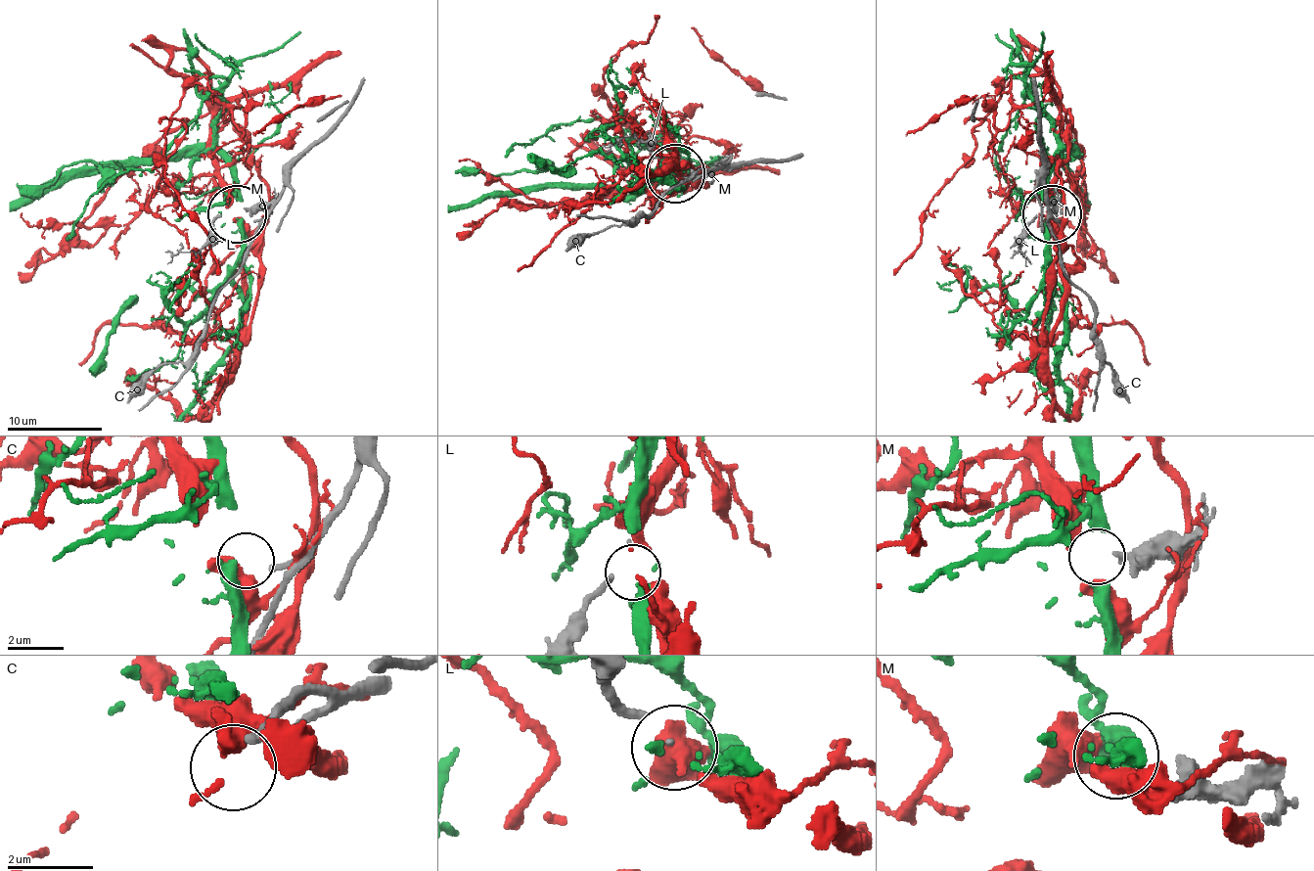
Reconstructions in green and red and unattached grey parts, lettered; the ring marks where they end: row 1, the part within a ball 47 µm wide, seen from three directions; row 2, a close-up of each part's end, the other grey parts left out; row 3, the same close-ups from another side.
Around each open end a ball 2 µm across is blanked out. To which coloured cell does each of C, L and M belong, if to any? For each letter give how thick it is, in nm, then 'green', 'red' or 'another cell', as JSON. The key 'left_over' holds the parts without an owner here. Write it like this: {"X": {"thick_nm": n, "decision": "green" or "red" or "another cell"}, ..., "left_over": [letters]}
{"C": {"thick_nm": 190, "decision": "another cell"}, "L": {"thick_nm": 150, "decision": "red"}, "M": {"thick_nm": 280, "decision": "another cell"}, "left_over": ["C", "M"]}

